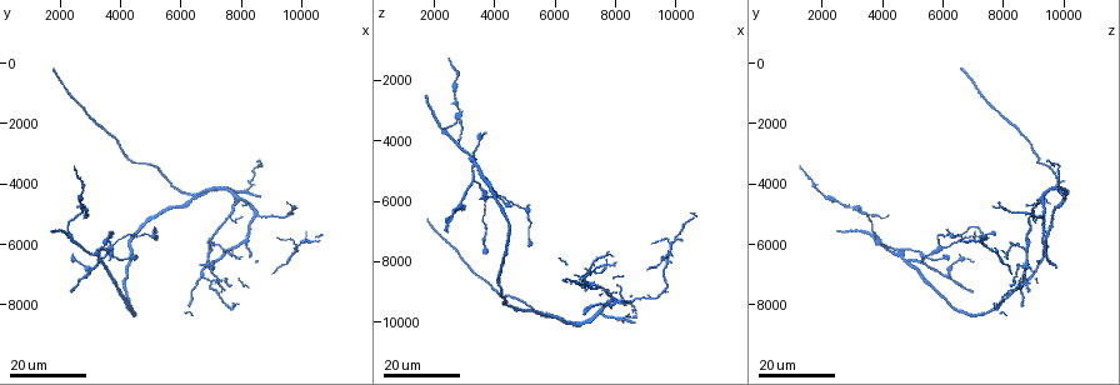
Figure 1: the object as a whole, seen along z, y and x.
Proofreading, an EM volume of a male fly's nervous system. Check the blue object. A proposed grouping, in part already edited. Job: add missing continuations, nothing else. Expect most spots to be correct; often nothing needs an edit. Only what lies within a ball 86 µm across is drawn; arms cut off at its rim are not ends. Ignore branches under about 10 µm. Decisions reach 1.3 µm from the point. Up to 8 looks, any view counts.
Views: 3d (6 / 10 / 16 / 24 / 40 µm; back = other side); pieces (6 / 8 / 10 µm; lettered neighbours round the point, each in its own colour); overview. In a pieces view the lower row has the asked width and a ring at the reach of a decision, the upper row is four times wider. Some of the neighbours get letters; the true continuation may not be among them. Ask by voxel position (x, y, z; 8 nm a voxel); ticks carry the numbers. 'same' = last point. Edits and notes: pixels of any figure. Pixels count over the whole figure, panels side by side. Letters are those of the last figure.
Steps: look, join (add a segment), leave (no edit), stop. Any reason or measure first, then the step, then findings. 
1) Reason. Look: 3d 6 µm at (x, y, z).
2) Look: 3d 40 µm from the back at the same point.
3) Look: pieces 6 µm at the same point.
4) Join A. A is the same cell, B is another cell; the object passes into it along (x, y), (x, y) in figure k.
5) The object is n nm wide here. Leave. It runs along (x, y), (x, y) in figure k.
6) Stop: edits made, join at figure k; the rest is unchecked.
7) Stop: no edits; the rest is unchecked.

Branch stops here. Look: 3d 16 µm at (8100, 4700, 8800).

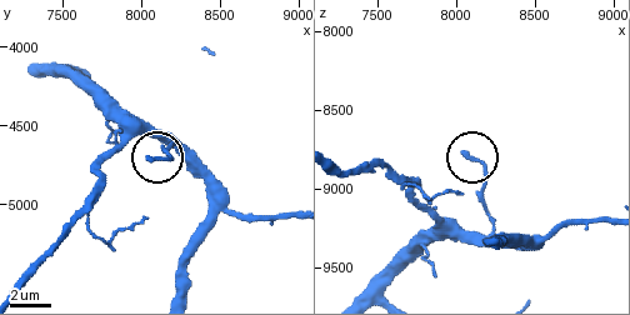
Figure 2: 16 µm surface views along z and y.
Look: pieces 6 µm at (8060, 4700, 8800).

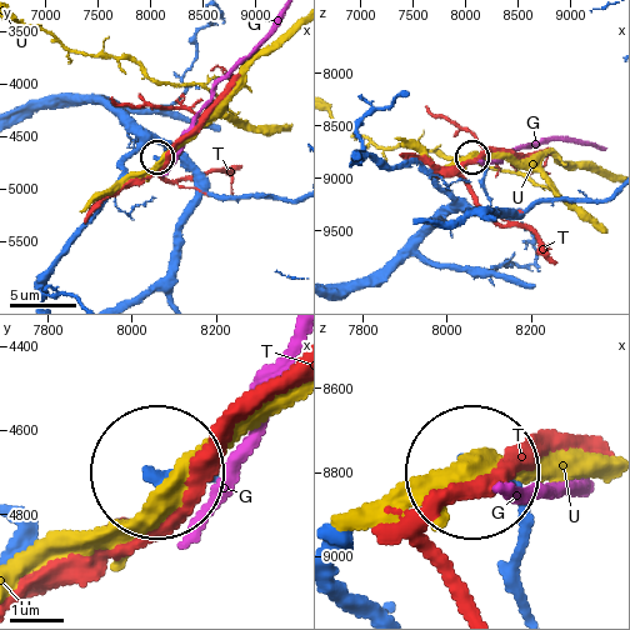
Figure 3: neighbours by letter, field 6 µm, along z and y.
Leave. G, T and U are other cells; no lettered segment goes on from it.

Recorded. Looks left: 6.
Branch stops here. Look: 3d 16 µm at (9700, 4700, 7700).

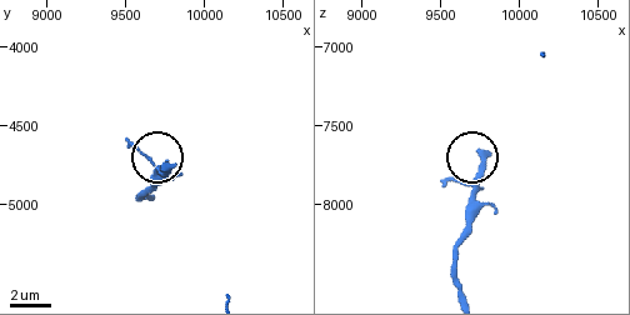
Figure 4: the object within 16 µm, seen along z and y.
Look: pieces 8 µm at (9740, 4760, 7660).

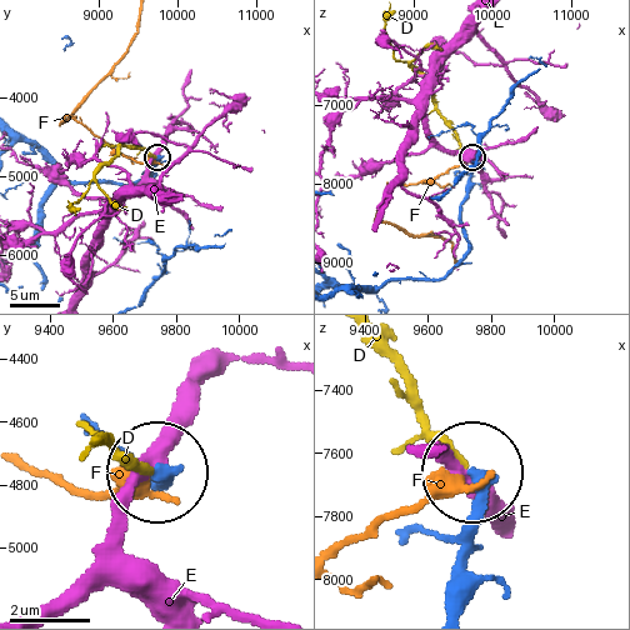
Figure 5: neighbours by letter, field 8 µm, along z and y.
Join D. D is the same cell, E and F are other cells; it goes on there.

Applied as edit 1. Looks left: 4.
Look: overview.

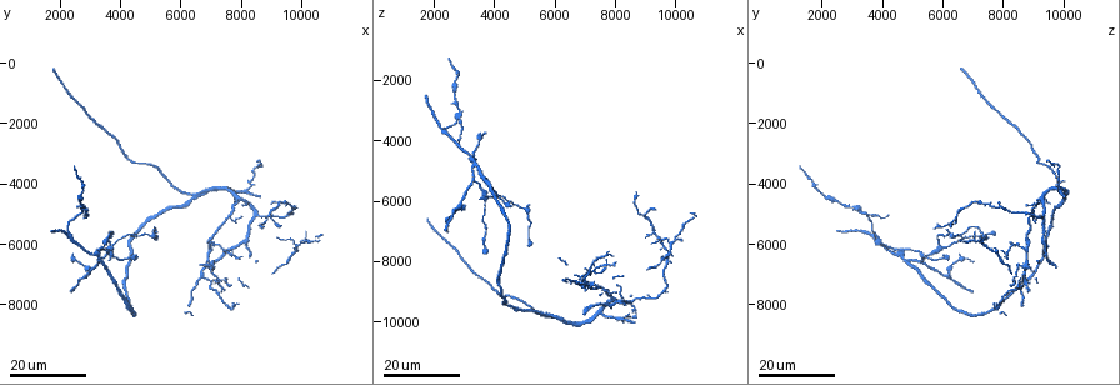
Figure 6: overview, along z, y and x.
Thin end. Look: 3d 16 µm at (7000, 6800, 8900).

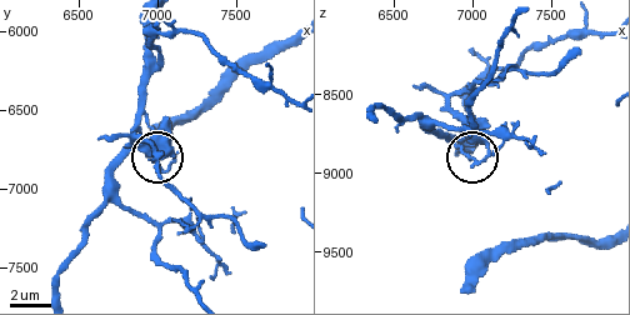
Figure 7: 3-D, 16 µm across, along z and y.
Look: 3d 6 µm at the same point.

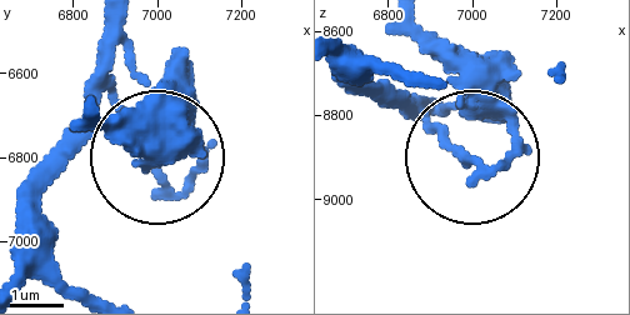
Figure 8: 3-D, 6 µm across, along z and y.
Look: pieces 6 µm at (7010, 6885, 8955).

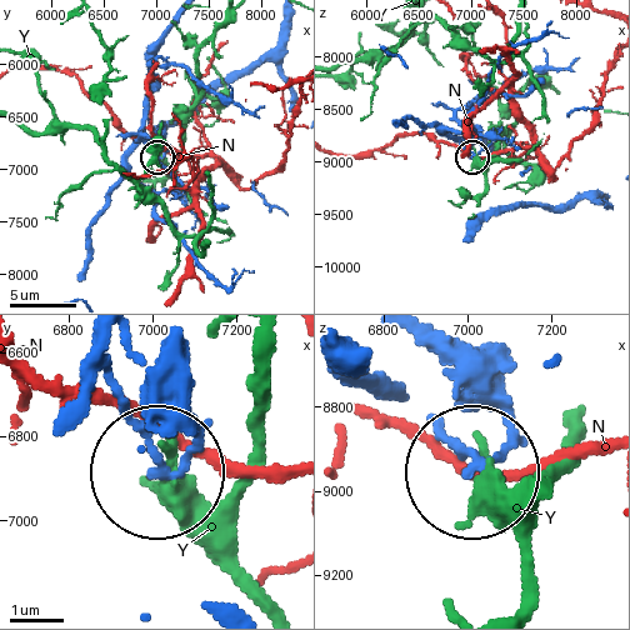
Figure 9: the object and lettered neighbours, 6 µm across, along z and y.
Leave. N and Y are other cells; none of them fits.

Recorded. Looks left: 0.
Stop: edits made, join at figure 5; the rest is unchecked.

